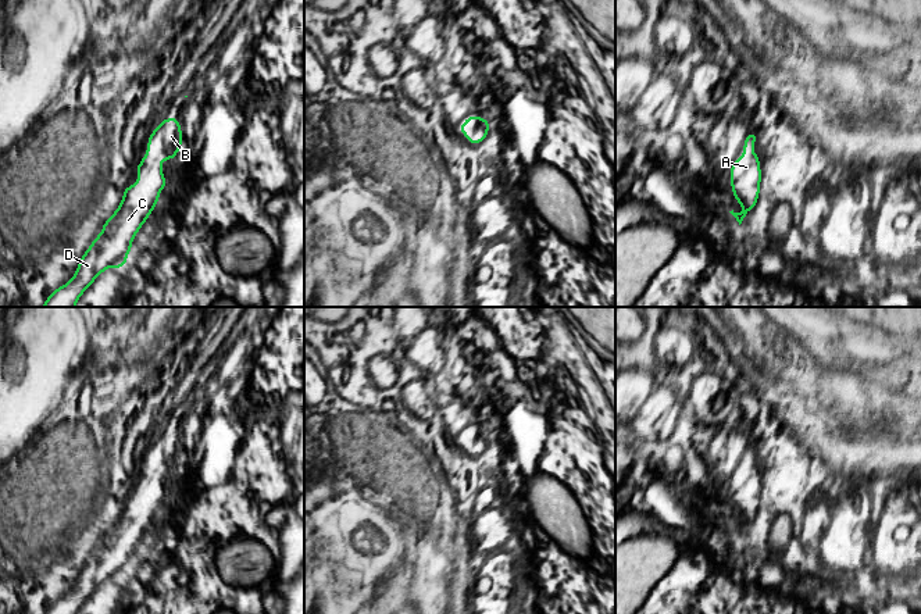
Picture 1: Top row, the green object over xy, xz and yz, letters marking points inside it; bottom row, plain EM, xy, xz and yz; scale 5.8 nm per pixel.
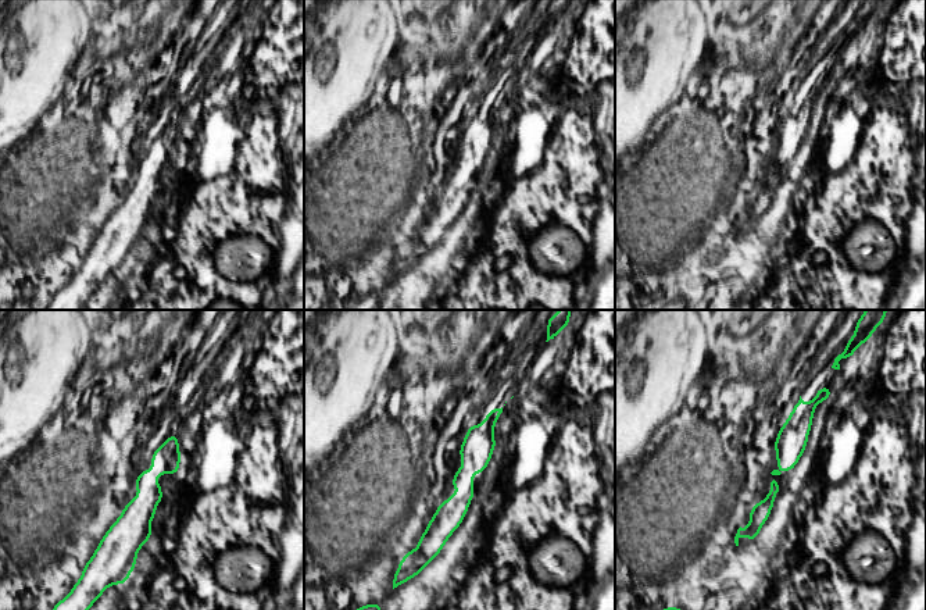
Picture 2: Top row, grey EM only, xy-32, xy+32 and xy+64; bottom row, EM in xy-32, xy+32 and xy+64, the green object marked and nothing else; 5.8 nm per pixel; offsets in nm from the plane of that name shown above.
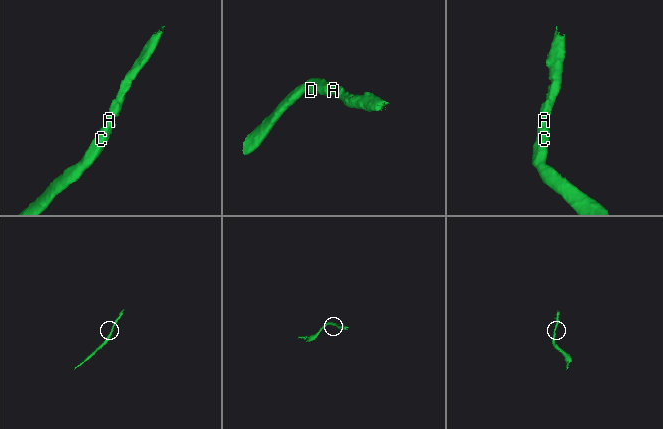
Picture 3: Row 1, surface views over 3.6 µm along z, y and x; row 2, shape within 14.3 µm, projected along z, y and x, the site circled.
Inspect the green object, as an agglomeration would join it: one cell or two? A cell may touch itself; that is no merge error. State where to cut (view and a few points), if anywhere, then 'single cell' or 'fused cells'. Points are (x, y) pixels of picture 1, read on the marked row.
no cut | single cell

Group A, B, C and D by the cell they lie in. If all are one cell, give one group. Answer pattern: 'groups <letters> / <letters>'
groups A B C D

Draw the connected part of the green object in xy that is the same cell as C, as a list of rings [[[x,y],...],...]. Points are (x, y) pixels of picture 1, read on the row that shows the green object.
[[[176,117],[163,119],[149,135],[147,151],[138,164],[136,174],[142,178],[131,188],[124,188],[124,199],[117,211],[104,222],[103,231],[81,257],[74,278],[51,292],[42,307],[75,307],[86,288],[96,276],[110,267],[124,268],[131,244],[156,204],[158,193],[167,188],[161,161],[174,160],[183,136]]]

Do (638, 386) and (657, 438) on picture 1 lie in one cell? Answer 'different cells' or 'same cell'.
different cells

